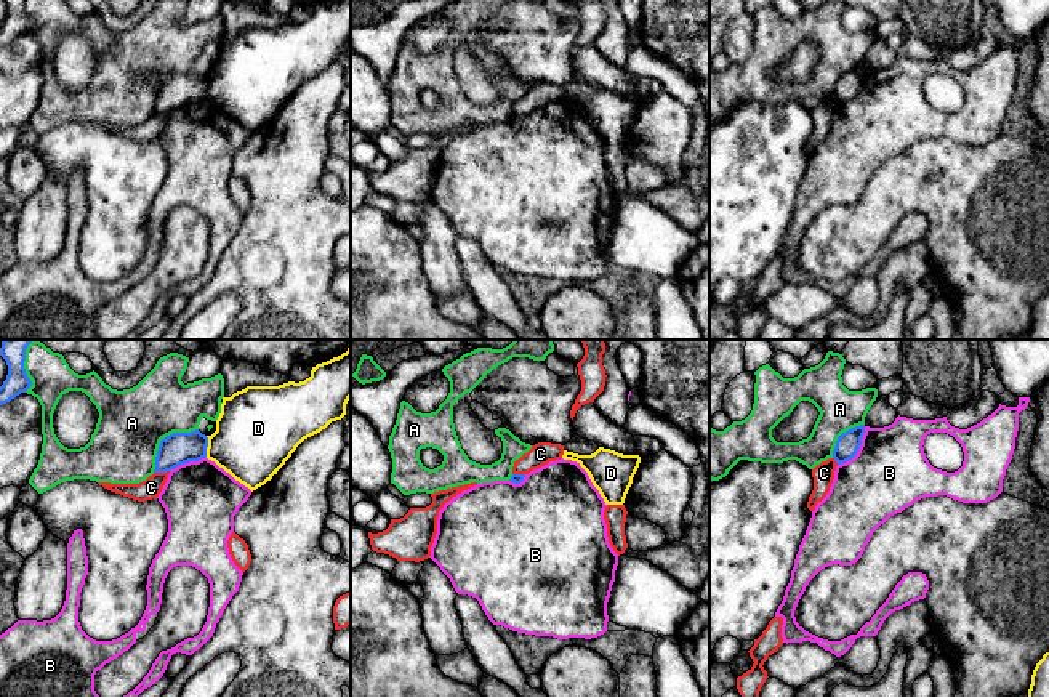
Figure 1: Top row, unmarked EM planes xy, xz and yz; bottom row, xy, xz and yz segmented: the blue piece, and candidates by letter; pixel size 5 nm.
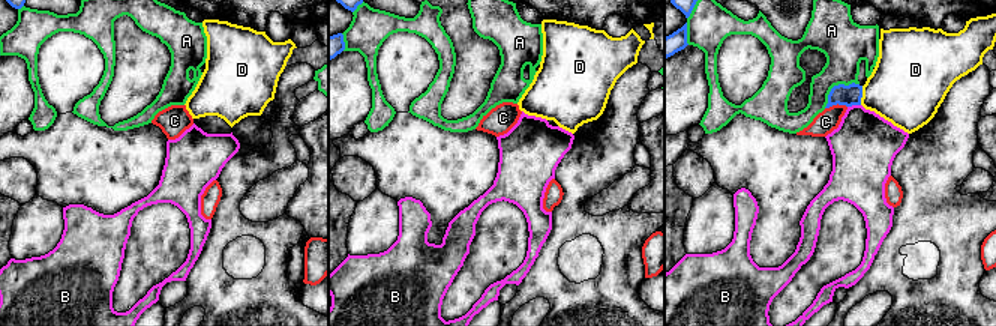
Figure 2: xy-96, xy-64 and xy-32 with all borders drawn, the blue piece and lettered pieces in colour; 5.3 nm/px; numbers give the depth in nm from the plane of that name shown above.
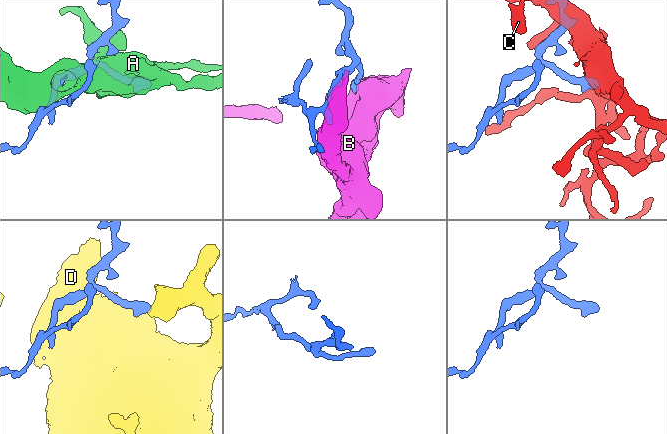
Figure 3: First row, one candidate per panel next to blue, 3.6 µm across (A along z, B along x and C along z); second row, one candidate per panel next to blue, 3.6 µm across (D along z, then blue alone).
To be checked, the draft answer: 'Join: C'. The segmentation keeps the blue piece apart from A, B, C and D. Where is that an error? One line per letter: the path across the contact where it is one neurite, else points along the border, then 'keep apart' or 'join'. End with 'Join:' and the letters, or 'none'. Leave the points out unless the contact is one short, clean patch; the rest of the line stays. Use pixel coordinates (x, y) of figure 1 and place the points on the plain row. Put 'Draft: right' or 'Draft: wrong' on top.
Draft: wrong
A: keep apart
B: keep apart
C: keep apart
D: border along xy (205, 77), (207, 96); keep apart
Join: none

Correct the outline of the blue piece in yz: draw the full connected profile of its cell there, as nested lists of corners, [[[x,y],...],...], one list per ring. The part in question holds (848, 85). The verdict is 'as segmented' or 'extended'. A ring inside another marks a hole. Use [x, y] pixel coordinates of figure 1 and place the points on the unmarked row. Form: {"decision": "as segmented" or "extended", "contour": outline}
{"decision": "as segmented", "contour": [[[860,66],[842,74],[838,79],[836,88],[833,91],[833,99],[836,101],[838,106],[846,104],[857,96],[862,87],[863,75],[865,75],[865,66]]]}

